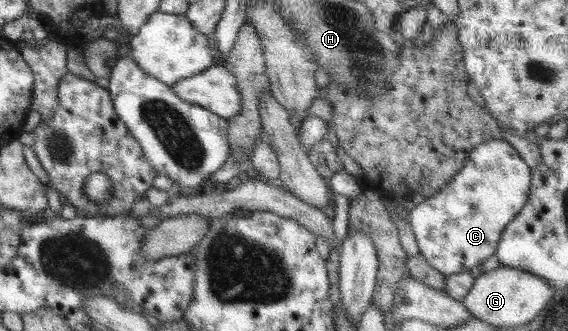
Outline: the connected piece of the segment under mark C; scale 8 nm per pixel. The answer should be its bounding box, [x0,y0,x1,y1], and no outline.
[409,140,532,275]

